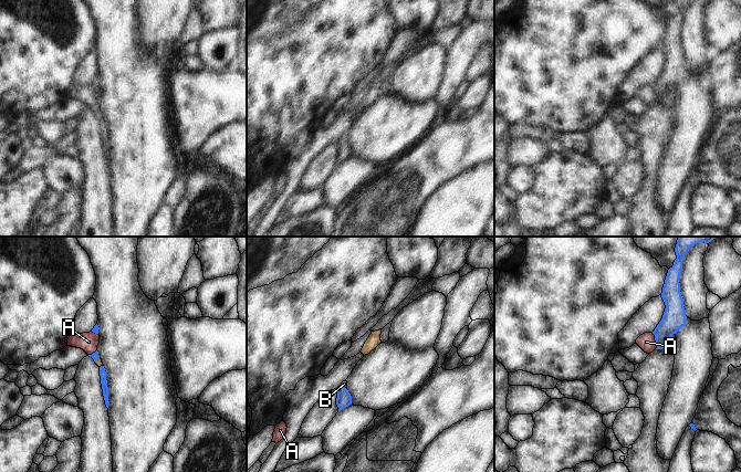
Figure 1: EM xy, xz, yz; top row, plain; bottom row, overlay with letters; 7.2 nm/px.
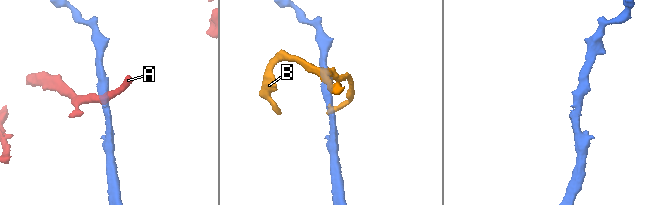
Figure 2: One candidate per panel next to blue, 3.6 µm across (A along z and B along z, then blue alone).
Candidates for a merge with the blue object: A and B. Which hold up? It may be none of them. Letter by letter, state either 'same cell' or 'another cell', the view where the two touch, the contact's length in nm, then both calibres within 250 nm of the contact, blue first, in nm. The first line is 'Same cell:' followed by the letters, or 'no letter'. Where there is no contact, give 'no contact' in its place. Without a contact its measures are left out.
Same cell: no letter
A: another cell; meets blue in yz; contact 120 nm long; 170 nm thick on the blue side, 120 nm on the other
B: another cell; meets blue in xz; contact 60 nm long; 110 nm thick on the blue side, 40 nm on the other

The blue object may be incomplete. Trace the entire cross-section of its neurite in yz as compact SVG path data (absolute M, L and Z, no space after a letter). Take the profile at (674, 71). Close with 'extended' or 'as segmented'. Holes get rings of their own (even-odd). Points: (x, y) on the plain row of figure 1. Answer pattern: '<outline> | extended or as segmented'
M675 0L677 11L674 18L668 22L661 45L666 61L661 73L653 84L657 96L656 102L662 102L672 87L685 78L687 74L679 31L682 22L682 13L689 1L690 0Z | as segmented

